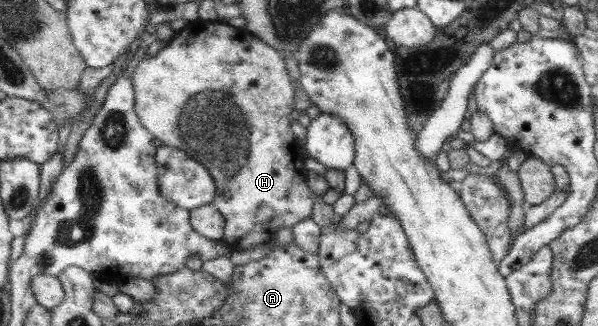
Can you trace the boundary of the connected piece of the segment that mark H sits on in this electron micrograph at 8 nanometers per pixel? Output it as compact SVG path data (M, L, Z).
M217 17L209 21L198 19L188 22L154 57L144 58L140 62L140 66L134 71L134 89L136 94L135 108L137 109L138 117L141 118L141 124L149 132L152 132L162 144L180 148L191 157L201 161L214 177L218 192L213 205L225 216L226 228L223 240L225 240L225 244L231 251L237 249L250 250L260 244L268 245L275 238L278 230L293 228L301 220L311 218L314 206L320 196L317 196L306 182L309 175L309 170L306 170L306 166L304 166L304 152L306 148L303 144L300 144L298 138L292 132L290 114L297 110L296 102L294 102L294 82L292 82L290 74L288 74L283 53L270 47L261 38L254 36L246 26L232 27L223 20L219 21Z

